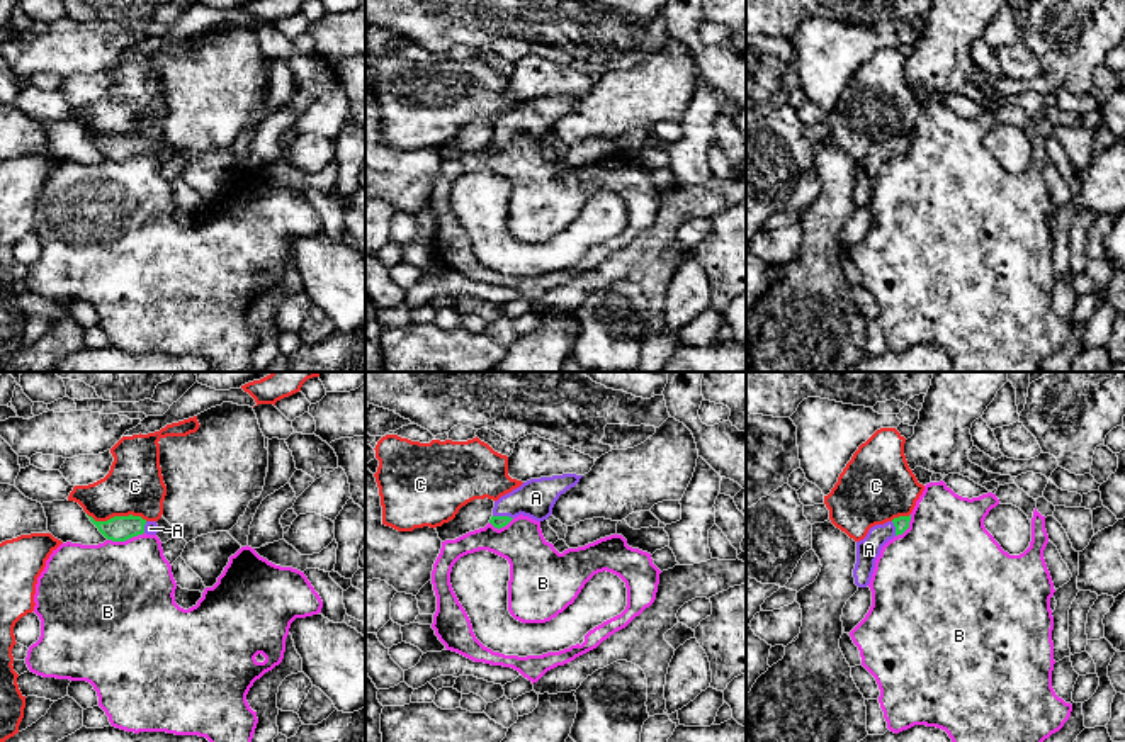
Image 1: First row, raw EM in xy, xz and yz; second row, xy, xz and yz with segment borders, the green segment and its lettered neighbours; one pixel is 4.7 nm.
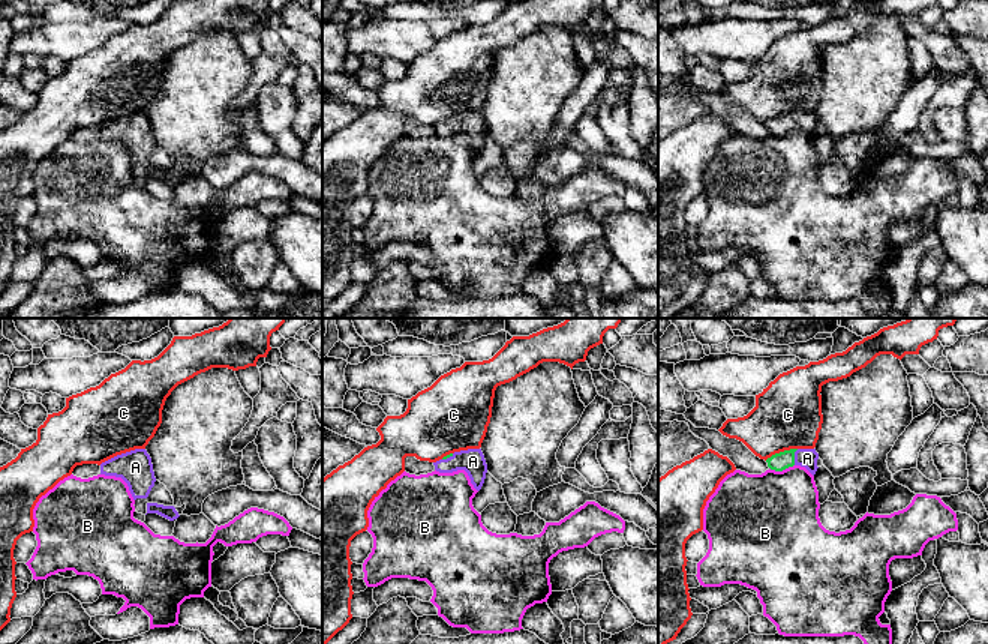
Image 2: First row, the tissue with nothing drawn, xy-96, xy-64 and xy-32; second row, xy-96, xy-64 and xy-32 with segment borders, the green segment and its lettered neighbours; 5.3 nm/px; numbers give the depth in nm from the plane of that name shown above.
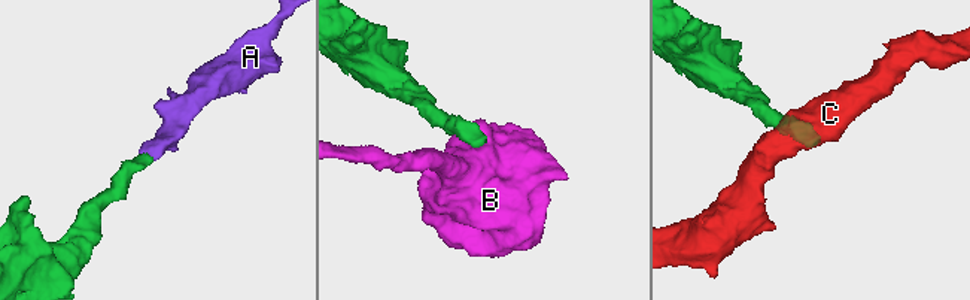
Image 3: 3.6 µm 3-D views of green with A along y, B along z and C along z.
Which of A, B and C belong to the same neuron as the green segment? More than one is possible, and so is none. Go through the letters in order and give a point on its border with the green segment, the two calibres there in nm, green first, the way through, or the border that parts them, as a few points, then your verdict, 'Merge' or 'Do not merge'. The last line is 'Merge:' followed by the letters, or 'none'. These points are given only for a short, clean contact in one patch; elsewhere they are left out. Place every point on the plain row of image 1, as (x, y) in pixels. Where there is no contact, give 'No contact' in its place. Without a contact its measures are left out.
A: Touches green at xz (503, 136). Thickness 60 nm (green) against 190 nm. Path across: xz (498, 141), (503, 136), (519, 121), (536, 118). Merge
B: Touches green at xy (124, 160). Thickness 130 nm (green) against 500 nm. Do not merge
C: Touches green at xy (118, 136). Thickness 130 nm (green) against 280 nm. Boundary: xy (87, 133), (96, 140), (130, 134), (140, 134), (146, 140). Do not merge
Merge: A

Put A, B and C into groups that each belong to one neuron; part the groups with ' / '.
A / B / C

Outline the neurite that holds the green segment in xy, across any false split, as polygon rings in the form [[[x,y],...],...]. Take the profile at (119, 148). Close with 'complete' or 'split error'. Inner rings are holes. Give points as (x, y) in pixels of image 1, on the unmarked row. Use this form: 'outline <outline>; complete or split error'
outline [[[88,136],[90,141],[99,148],[99,151],[112,161],[126,161],[138,155],[156,155],[158,144],[156,141],[146,141],[141,136],[114,136],[107,141],[95,141]]]; split error

